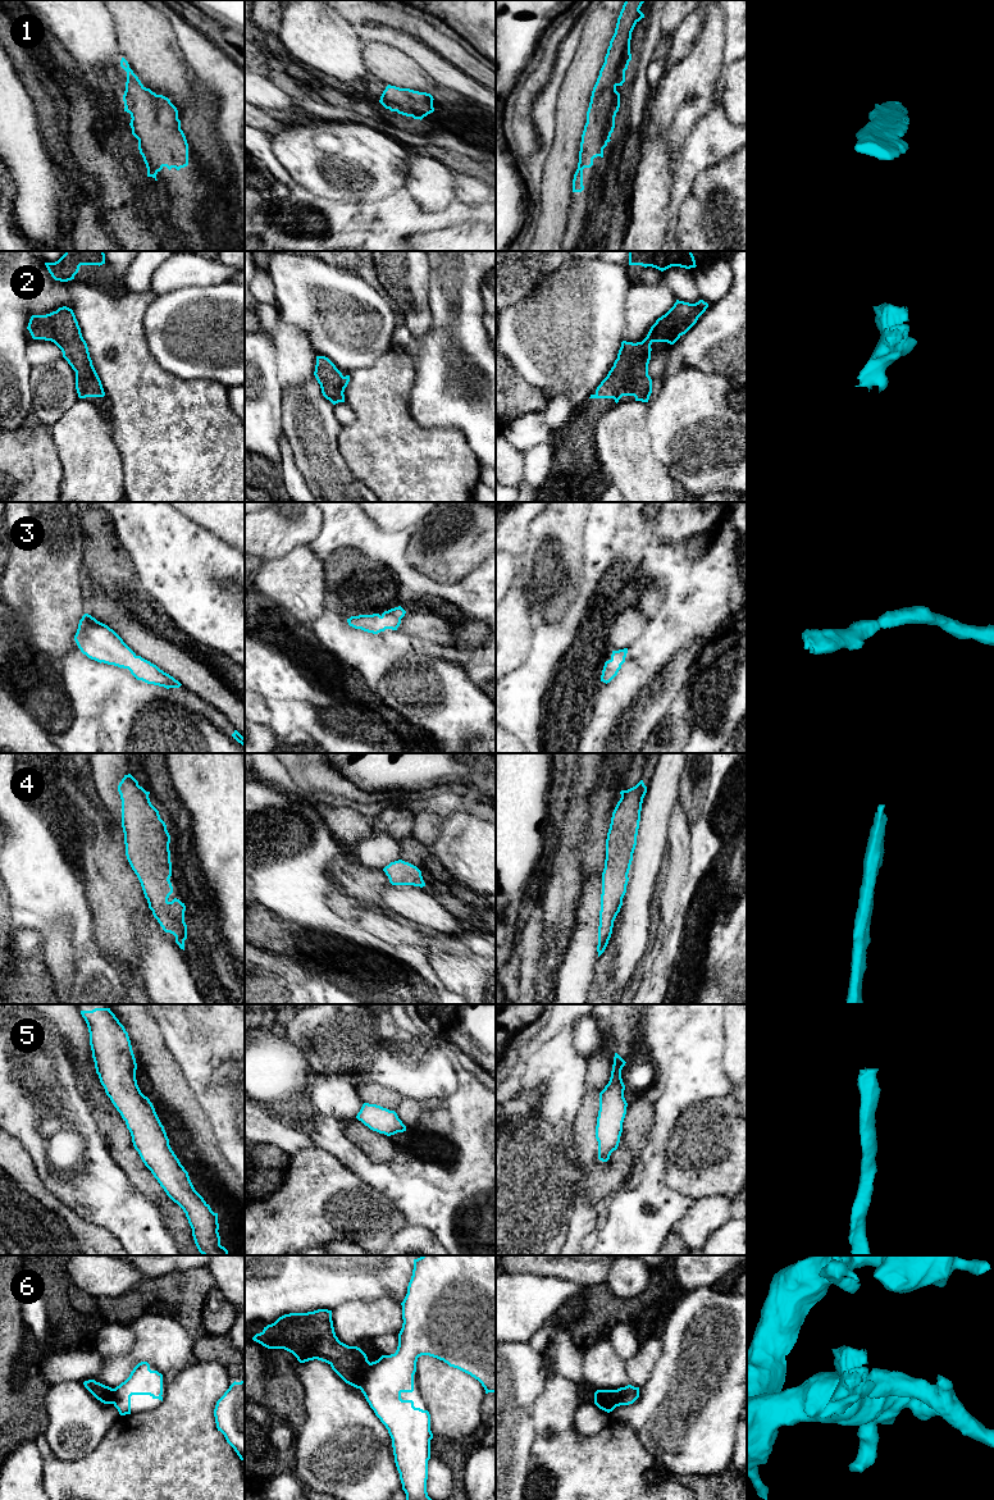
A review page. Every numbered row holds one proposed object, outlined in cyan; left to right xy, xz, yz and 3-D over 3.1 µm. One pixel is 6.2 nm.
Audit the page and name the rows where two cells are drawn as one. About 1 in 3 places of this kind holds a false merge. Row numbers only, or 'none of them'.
6

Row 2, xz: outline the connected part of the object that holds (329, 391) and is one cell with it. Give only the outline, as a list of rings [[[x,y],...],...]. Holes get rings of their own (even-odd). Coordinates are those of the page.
[[[316,356],[314,375],[327,400],[333,405],[345,402],[343,392],[350,382],[350,375],[343,377],[336,365],[325,356]]]

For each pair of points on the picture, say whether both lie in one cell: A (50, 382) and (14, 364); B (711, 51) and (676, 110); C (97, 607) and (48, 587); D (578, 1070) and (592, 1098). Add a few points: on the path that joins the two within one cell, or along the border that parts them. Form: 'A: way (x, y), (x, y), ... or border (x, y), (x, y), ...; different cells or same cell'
A: border (31, 368), (28, 386); different cells
B: way (702, 65), (683, 96); same cell
C: border (81, 571), (81, 592), (86, 612); different cells
D: border (587, 1086), (575, 1115); different cells

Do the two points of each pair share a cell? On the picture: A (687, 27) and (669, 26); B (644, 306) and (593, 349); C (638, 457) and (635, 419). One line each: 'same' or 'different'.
A: different
B: different
C: same

